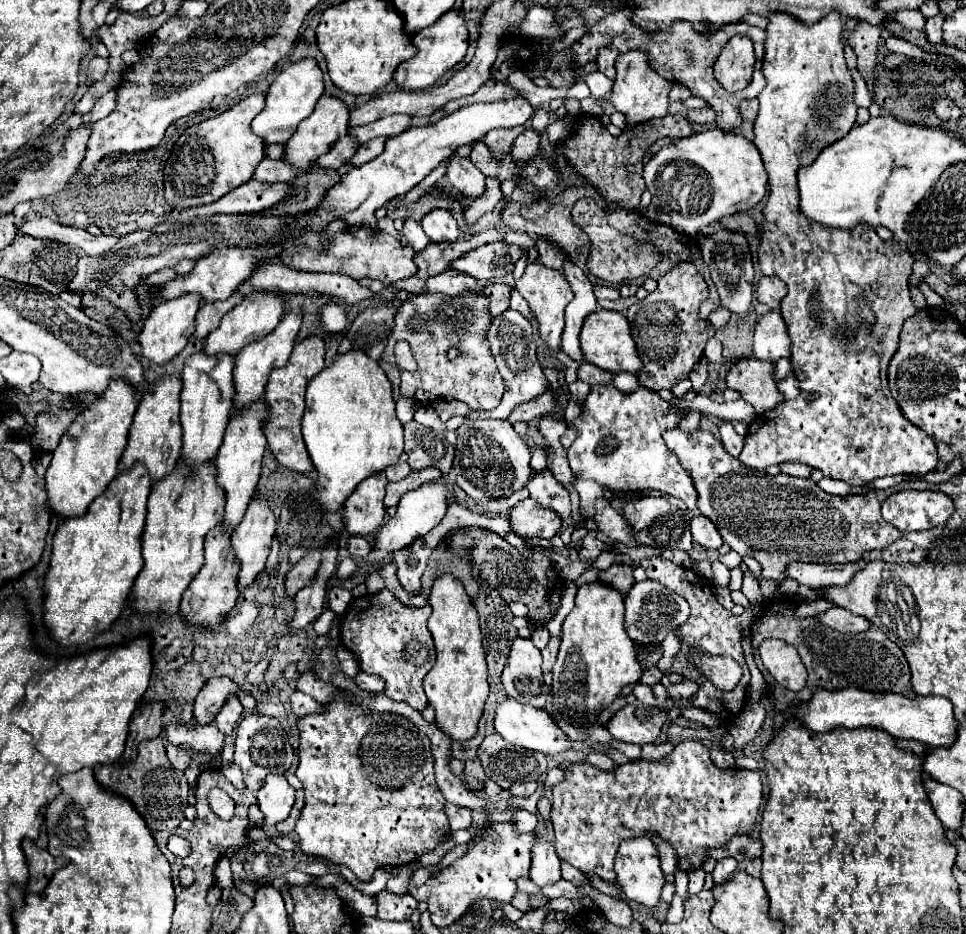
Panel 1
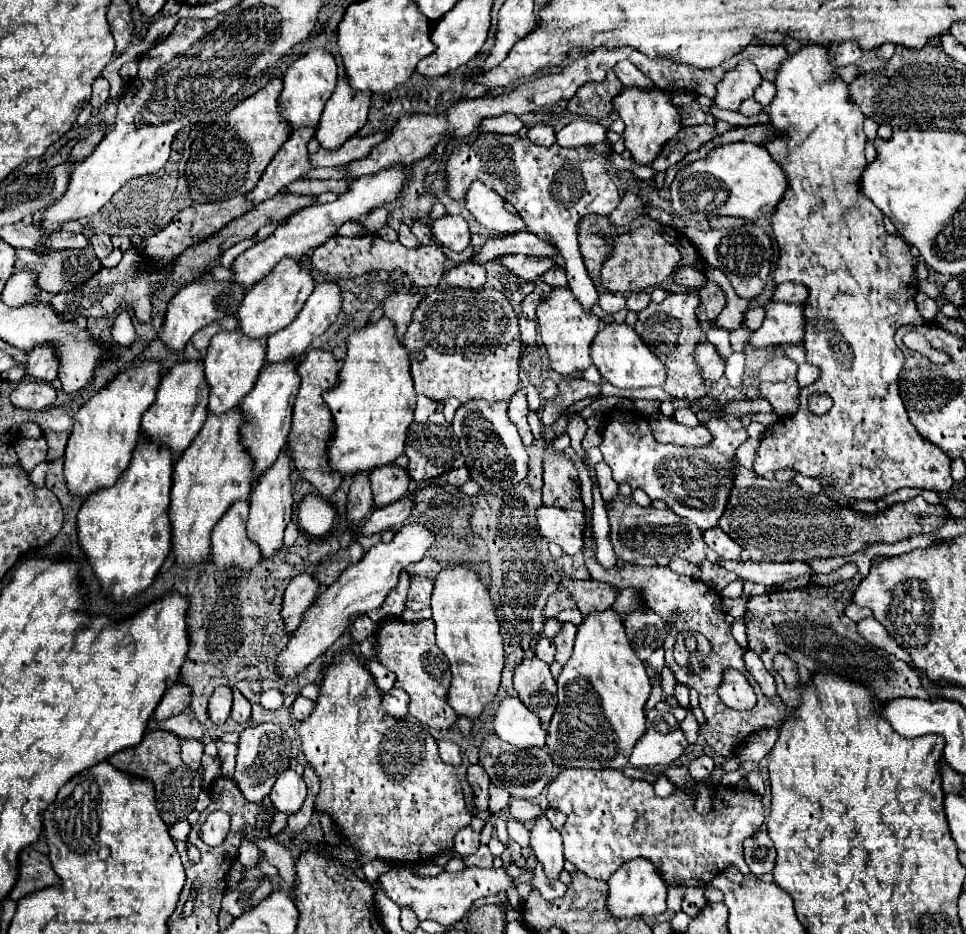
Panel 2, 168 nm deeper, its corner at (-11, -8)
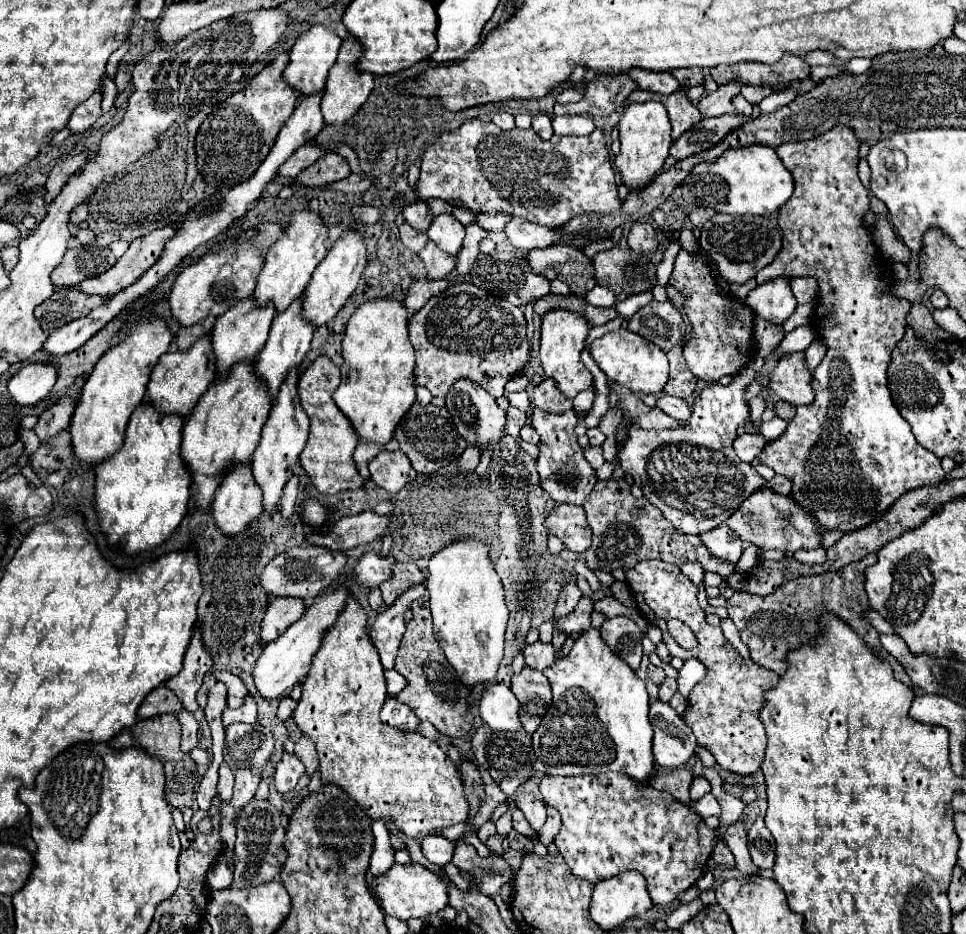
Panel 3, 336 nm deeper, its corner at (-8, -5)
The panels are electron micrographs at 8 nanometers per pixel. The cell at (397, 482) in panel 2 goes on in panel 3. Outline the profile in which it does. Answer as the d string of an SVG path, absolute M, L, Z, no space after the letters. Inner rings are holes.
M382 450L376 458L370 460L368 470L370 470L370 478L380 488L384 488L392 494L402 490L408 482L412 482L416 478L416 470L412 468L408 456L400 450L396 450L396 452Z

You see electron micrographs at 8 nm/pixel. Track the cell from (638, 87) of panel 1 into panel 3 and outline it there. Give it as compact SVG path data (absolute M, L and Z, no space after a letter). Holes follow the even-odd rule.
M644 102L644 104L630 104L624 108L620 122L620 152L614 156L614 166L618 168L620 180L630 190L642 190L646 188L654 176L662 170L664 160L668 158L668 150L672 144L670 138L670 120L664 112L664 106L660 102Z

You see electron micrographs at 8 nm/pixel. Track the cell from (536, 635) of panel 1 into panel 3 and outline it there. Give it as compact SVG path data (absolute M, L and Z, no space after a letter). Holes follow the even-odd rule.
M534 642L530 646L526 646L522 650L526 666L534 668L534 670L544 670L548 668L548 664L554 662L554 648L552 644L542 644L542 642Z

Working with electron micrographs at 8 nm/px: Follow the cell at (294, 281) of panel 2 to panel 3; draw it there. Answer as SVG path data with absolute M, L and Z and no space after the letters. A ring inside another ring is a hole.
M316 210L292 212L290 224L284 228L282 236L266 252L266 264L258 276L256 290L254 290L254 298L258 306L264 306L268 300L272 300L276 306L276 312L282 312L284 308L288 308L288 304L304 292L304 288L308 286L308 280L312 278L312 272L324 260L328 252L326 240L328 240L328 226L320 212Z

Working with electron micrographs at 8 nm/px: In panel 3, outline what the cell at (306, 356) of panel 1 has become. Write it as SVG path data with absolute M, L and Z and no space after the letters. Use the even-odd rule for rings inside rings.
M318 356L312 364L308 364L300 372L298 380L298 394L302 400L302 408L306 410L312 422L310 438L300 454L300 466L306 470L312 484L322 494L338 494L344 490L358 490L364 486L364 478L358 474L356 464L352 460L354 448L358 444L358 434L352 428L350 420L346 420L342 410L332 400L332 394L338 388L338 384L340 384L340 370L326 356Z

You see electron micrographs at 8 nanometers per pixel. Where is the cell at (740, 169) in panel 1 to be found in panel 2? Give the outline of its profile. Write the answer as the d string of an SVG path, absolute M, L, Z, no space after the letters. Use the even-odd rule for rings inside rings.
M729 143L709 151L705 159L683 167L671 187L671 209L683 221L707 223L719 215L733 215L743 219L759 219L775 209L785 193L787 181L773 157L763 145Z

